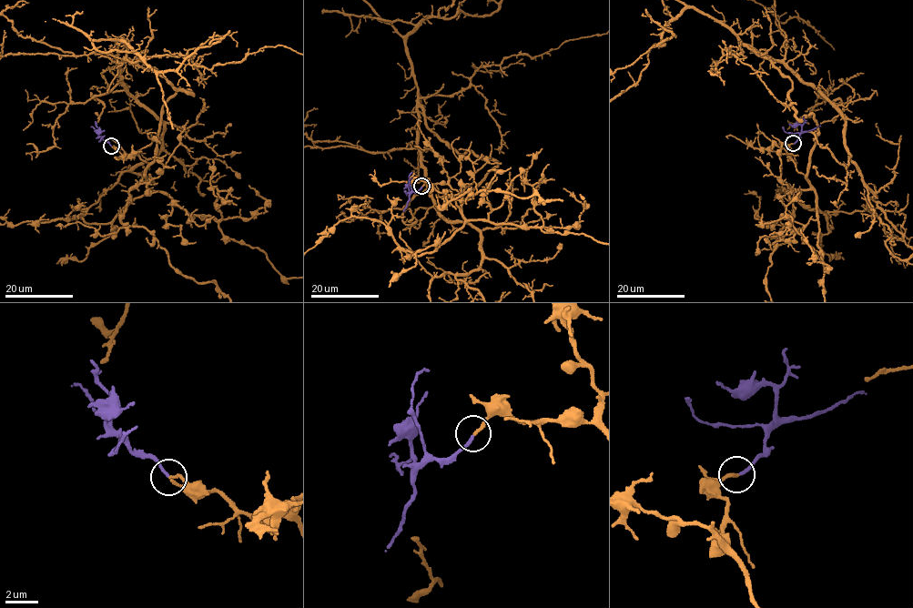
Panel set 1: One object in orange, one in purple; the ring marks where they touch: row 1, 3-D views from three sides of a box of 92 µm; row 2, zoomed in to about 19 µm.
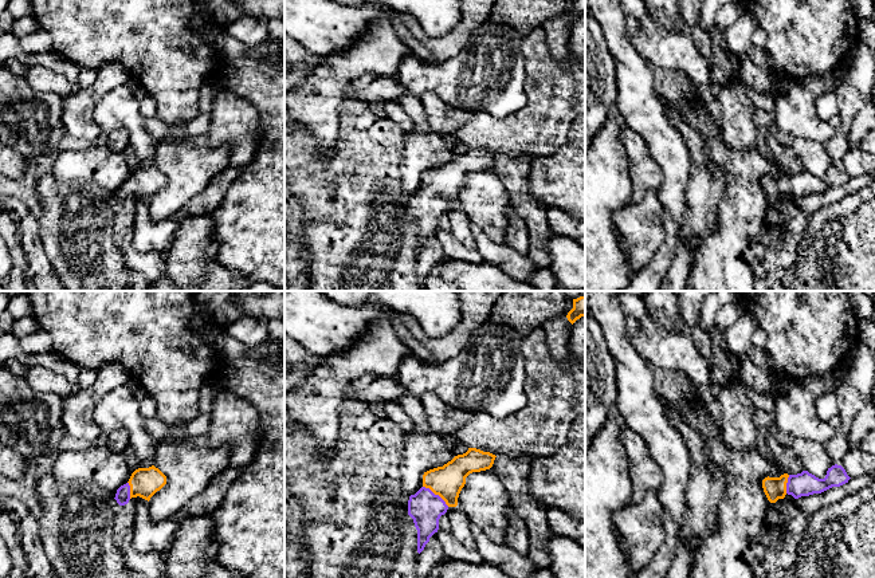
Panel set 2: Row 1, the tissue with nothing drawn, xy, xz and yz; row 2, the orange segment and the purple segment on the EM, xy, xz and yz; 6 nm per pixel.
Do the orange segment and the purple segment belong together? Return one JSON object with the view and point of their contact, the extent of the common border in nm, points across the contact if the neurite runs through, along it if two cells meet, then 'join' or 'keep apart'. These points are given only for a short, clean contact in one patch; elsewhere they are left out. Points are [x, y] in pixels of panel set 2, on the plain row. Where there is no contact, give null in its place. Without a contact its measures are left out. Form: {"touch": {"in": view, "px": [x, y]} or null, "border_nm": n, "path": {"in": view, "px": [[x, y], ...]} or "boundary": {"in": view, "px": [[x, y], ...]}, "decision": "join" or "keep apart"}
{"touch": {"in": "xz", "px": [436, 193]}, "border_nm": 200, "path": {"in": "xz", "px": [[447, 181], [436, 193], [424, 207]]}, "decision": "join"}

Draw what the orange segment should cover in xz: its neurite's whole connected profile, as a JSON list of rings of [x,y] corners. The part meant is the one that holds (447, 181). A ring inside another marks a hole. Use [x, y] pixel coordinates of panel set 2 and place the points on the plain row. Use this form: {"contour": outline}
{"contour": [[[468,148],[443,166],[424,172],[423,186],[409,196],[408,215],[417,229],[417,252],[420,253],[429,237],[439,229],[439,219],[450,207],[458,205],[458,197],[472,172],[490,169],[495,154]]]}

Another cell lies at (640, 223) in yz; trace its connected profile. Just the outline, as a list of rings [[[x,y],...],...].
[[[648,190],[640,201],[620,208],[616,231],[632,271],[647,266],[666,239],[664,209],[656,190]]]

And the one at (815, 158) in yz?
[[[794,138],[789,145],[794,157],[801,160],[805,170],[824,178],[827,170],[835,165],[821,143],[805,138]]]

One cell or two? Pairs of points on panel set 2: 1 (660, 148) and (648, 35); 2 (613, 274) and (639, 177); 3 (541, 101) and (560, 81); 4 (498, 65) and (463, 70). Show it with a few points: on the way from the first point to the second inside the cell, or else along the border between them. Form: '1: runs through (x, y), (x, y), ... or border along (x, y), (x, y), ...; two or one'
1: border along (630, 36), (634, 47), (648, 62); two
2: border along (628, 169), (631, 200); two
3: runs through (546, 97), (557, 86); one
4: runs through (490, 69), (471, 70); one

